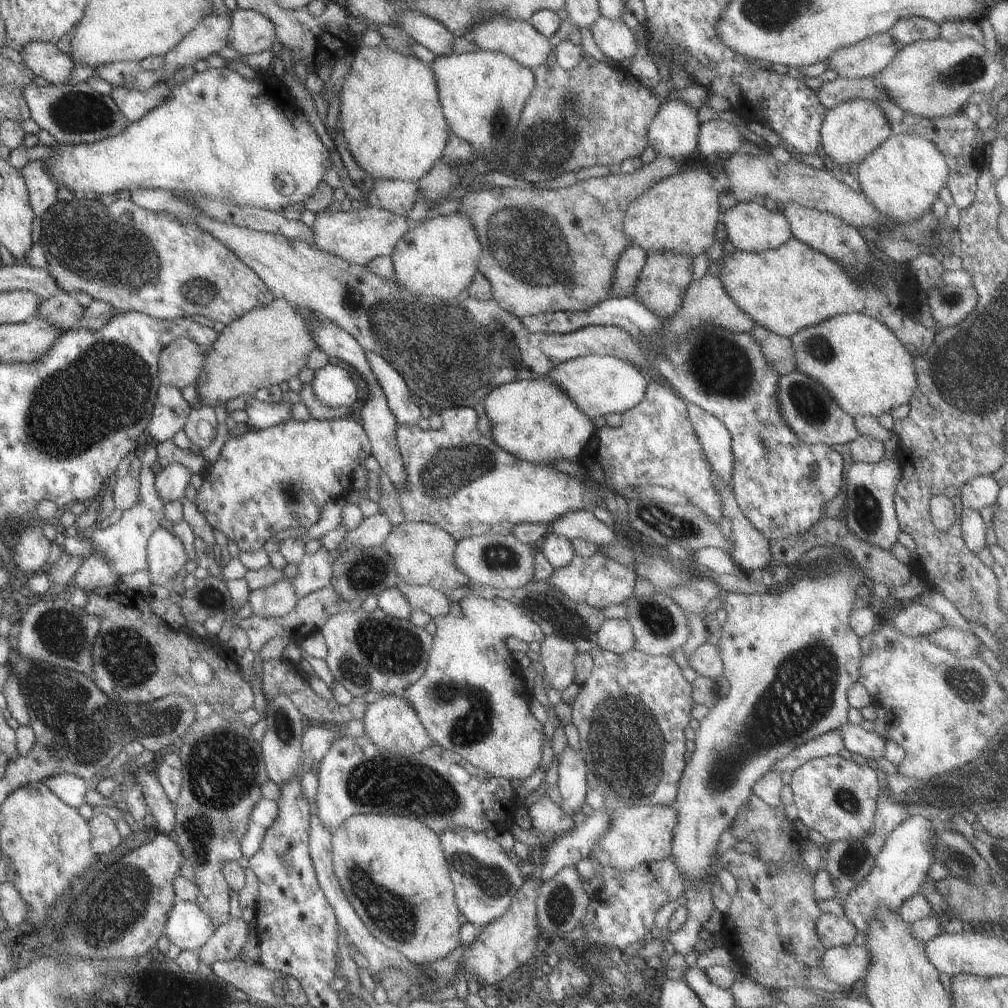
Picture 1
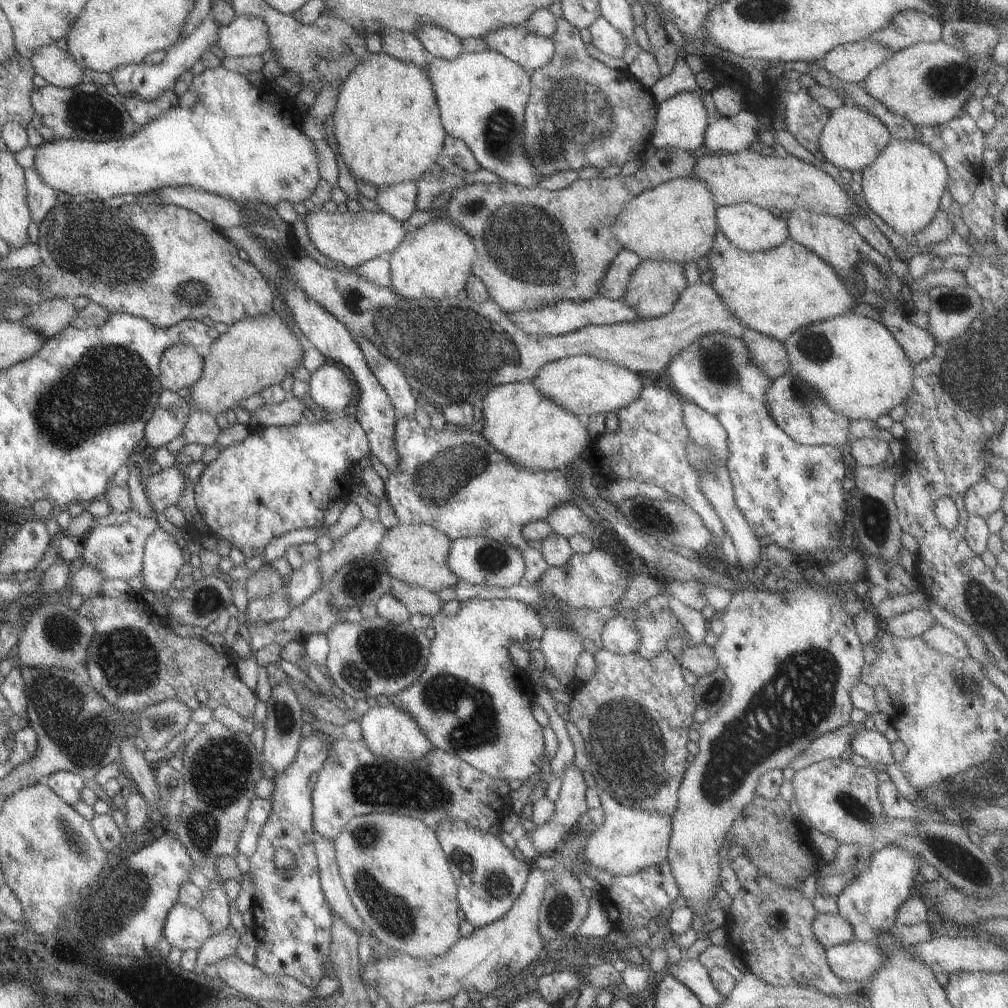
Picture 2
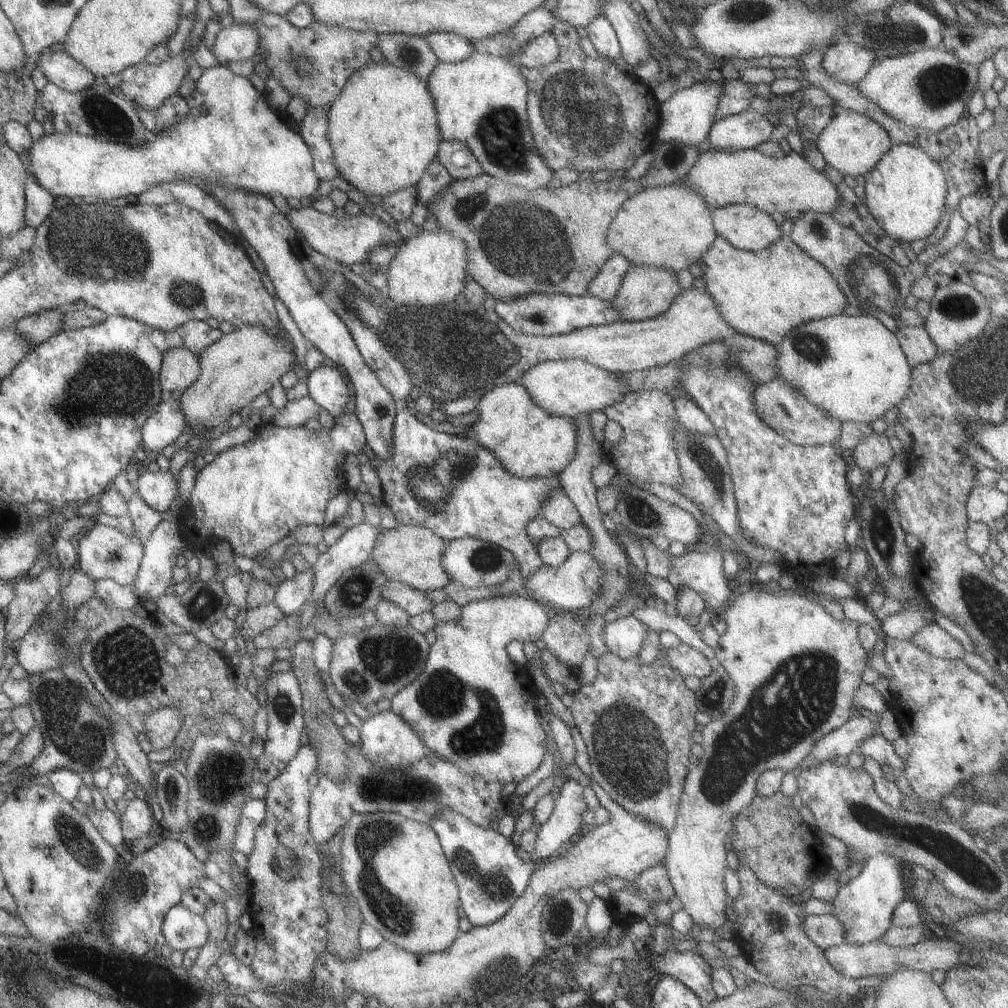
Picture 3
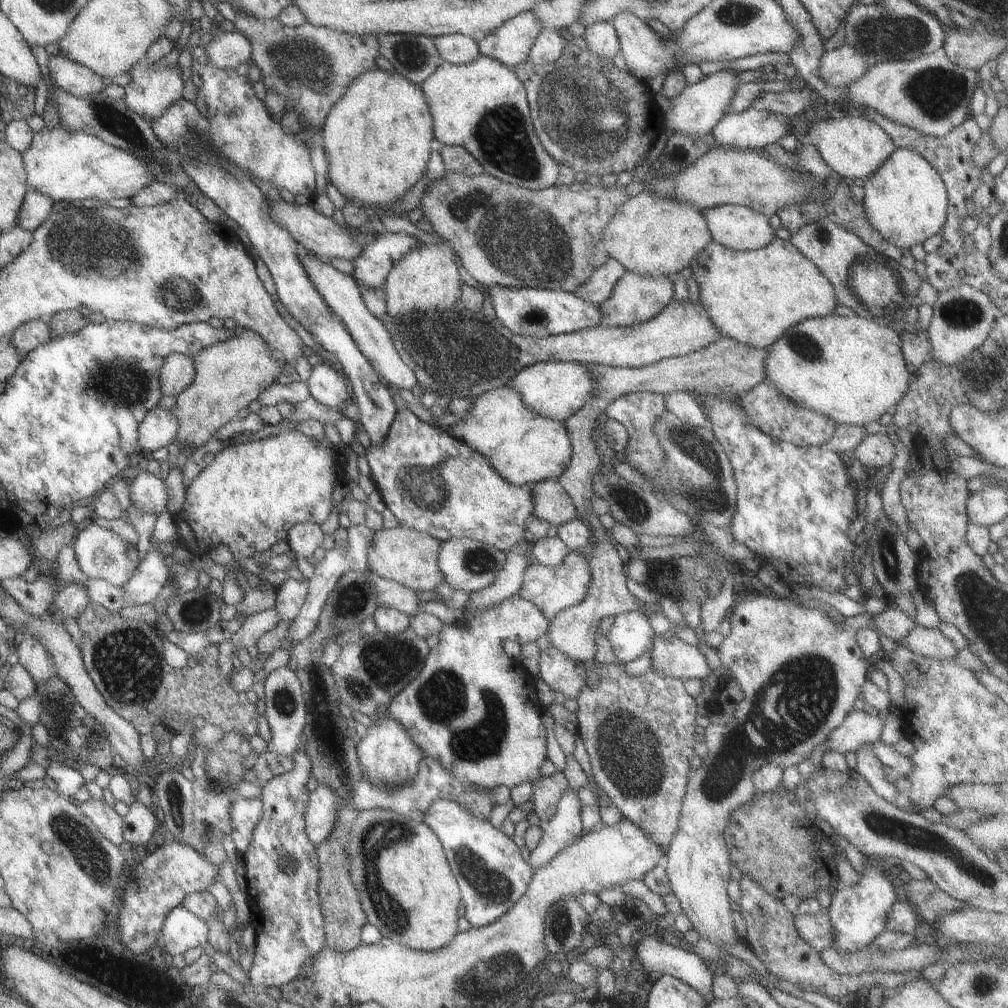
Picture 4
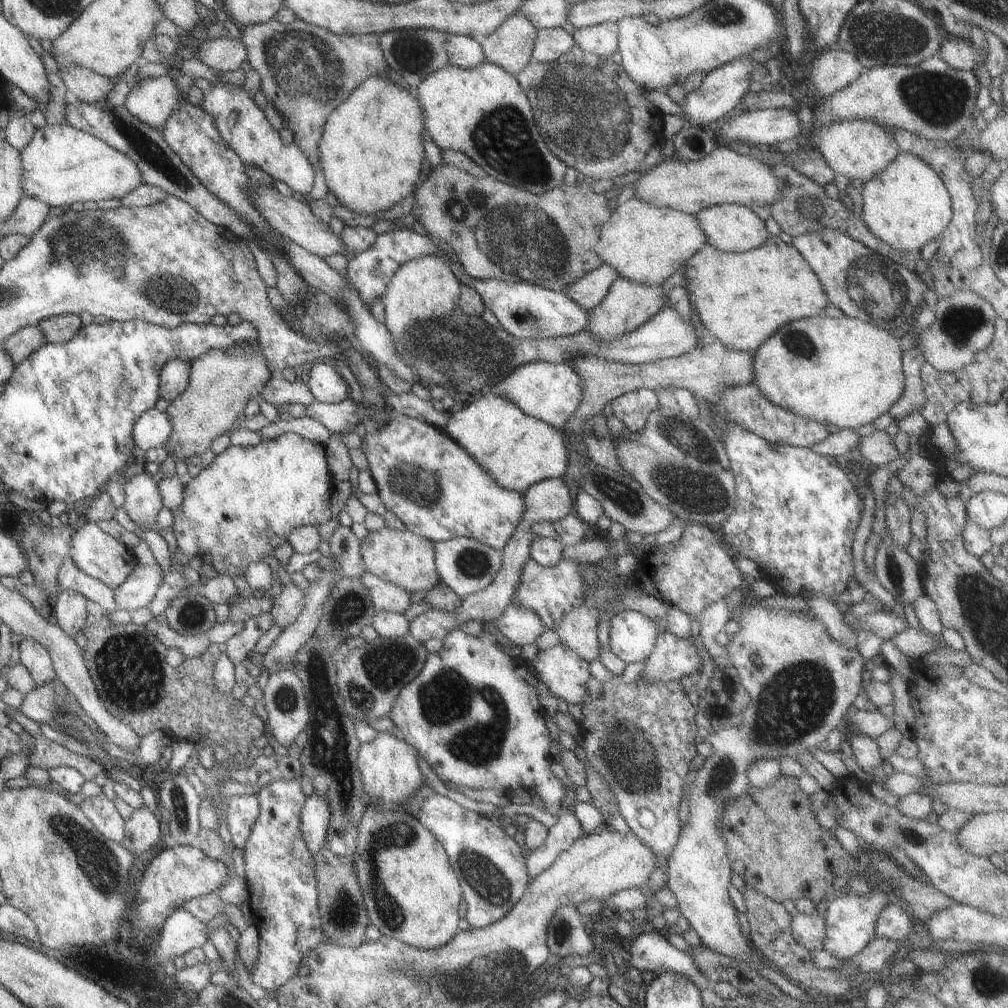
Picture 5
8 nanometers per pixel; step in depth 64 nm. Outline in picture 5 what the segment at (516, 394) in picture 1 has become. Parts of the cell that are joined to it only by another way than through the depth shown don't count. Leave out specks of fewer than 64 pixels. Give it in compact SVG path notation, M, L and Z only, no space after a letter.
M493 392L482 393L473 396L469 404L455 407L449 412L447 424L444 428L445 434L451 440L467 451L467 454L505 490L524 493L531 485L547 478L561 477L567 464L567 448L563 442L563 434L560 428L553 428L545 422L531 418L523 414L511 400L497 396Z

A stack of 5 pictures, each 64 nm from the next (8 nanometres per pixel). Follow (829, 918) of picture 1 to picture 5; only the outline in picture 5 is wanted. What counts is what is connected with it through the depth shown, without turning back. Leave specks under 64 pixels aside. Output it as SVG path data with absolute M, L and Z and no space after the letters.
M794 912L789 922L789 930L793 940L803 946L805 950L815 951L823 946L823 932L825 932L825 922L823 915L803 914Z

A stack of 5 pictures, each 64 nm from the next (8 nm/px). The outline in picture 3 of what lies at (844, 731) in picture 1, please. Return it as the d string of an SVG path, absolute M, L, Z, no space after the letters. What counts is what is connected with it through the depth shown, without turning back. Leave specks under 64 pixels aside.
M873 734L869 738L865 738L859 746L854 750L862 758L871 758L883 768L891 770L901 770L905 766L904 760L901 760L893 750L892 742L885 740L880 734Z

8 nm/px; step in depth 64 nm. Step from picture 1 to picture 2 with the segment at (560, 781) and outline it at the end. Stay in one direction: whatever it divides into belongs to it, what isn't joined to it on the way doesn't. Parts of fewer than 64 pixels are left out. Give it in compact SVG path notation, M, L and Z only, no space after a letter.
M569 765L561 772L559 795L554 801L553 816L547 824L529 832L529 840L538 855L551 855L573 831L579 816L588 809L584 801L585 784L582 771Z

